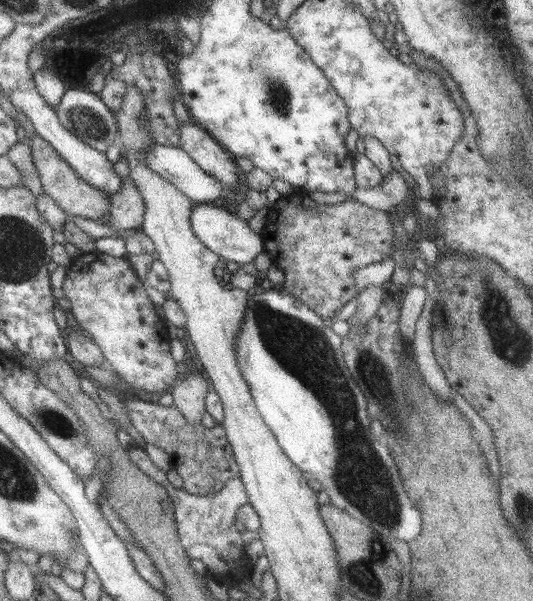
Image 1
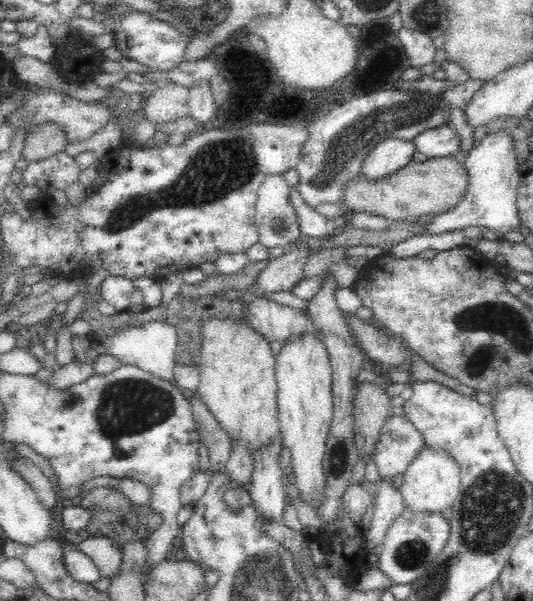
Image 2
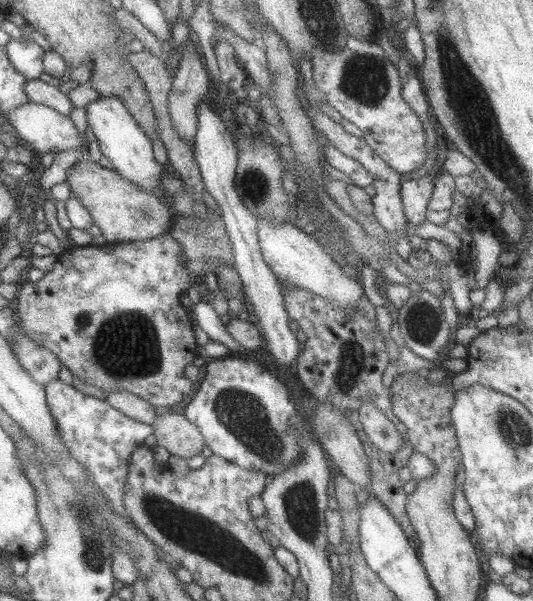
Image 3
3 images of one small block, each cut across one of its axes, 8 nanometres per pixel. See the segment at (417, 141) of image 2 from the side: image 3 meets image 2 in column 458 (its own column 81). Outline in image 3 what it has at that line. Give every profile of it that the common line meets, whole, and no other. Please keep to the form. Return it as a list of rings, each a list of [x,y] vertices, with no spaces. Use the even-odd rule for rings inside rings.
[[[29,102],[9,110],[5,116],[6,122],[35,151],[86,150],[83,135],[77,132],[69,117],[53,111],[53,108]]]

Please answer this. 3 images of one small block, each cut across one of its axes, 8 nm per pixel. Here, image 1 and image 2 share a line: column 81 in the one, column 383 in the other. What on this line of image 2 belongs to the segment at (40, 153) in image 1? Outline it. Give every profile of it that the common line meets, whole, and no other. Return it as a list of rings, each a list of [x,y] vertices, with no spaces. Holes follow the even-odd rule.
[[[457,156],[430,158],[424,162],[412,161],[396,174],[368,182],[363,174],[350,180],[344,188],[342,206],[355,212],[382,215],[390,221],[403,222],[418,219],[420,216],[438,216],[454,210],[468,192],[470,175],[462,159]]]

